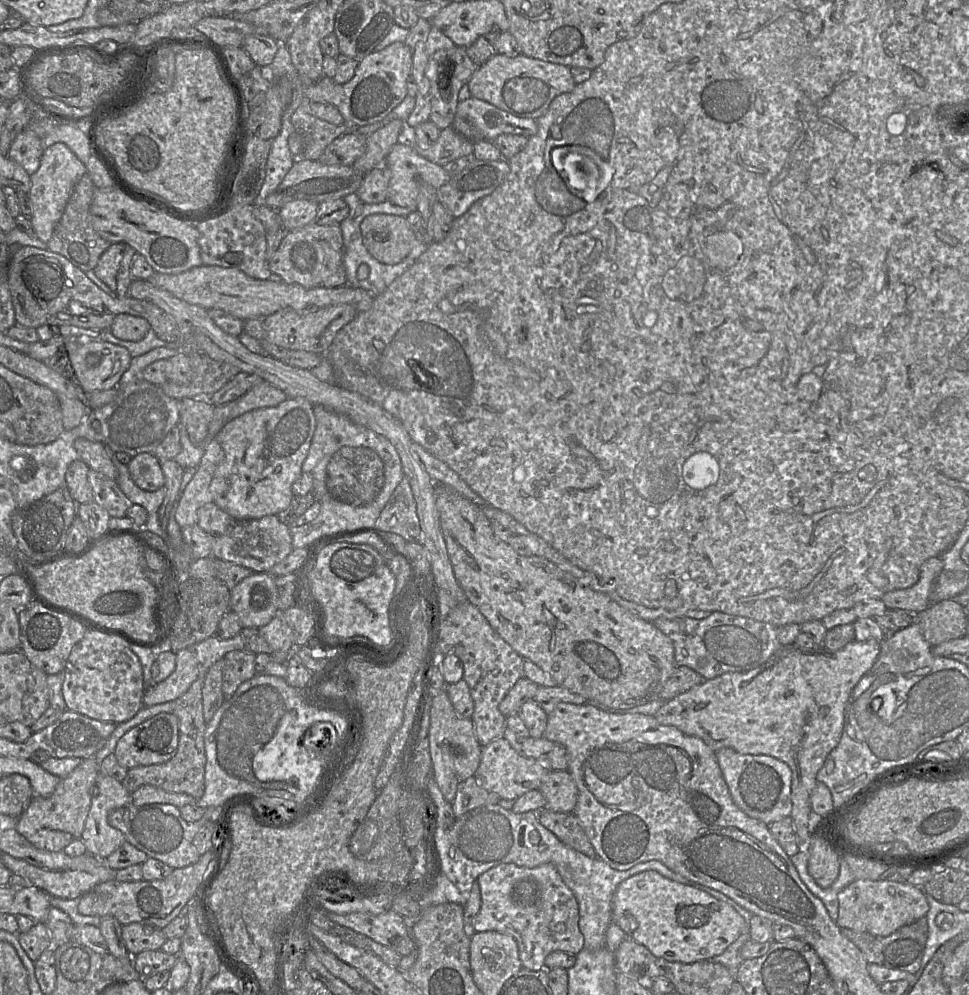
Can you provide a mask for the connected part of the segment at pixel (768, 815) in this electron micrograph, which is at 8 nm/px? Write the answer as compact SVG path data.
M728 747L718 749L715 755L734 803L746 815L767 825L790 817L791 770L787 764L768 755L740 754Z

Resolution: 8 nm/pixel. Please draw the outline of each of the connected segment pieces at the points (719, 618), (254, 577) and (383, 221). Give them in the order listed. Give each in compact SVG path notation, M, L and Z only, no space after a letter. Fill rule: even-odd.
M712 612L703 619L689 617L674 619L657 619L652 622L663 634L669 637L674 645L676 666L686 666L696 671L704 680L713 679L729 672L747 672L765 664L781 647L777 639L776 627L743 616L735 616L723 612ZM705 659L706 665L700 666L699 660Z
M267 572L253 573L231 589L231 611L239 616L243 628L260 629L278 615L278 590L275 578Z
M392 214L369 215L362 221L360 230L368 252L387 265L403 261L420 238L409 227L406 217Z

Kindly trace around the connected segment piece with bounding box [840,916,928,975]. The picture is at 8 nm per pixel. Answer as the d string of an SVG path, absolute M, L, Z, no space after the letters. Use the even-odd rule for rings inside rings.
M924 916L911 924L897 929L888 936L876 936L847 928L841 928L840 931L862 951L868 963L906 971L914 975L920 968L924 954L928 938L928 922L926 916Z

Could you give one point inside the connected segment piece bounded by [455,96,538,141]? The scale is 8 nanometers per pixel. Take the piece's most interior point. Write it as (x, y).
(490, 121)

